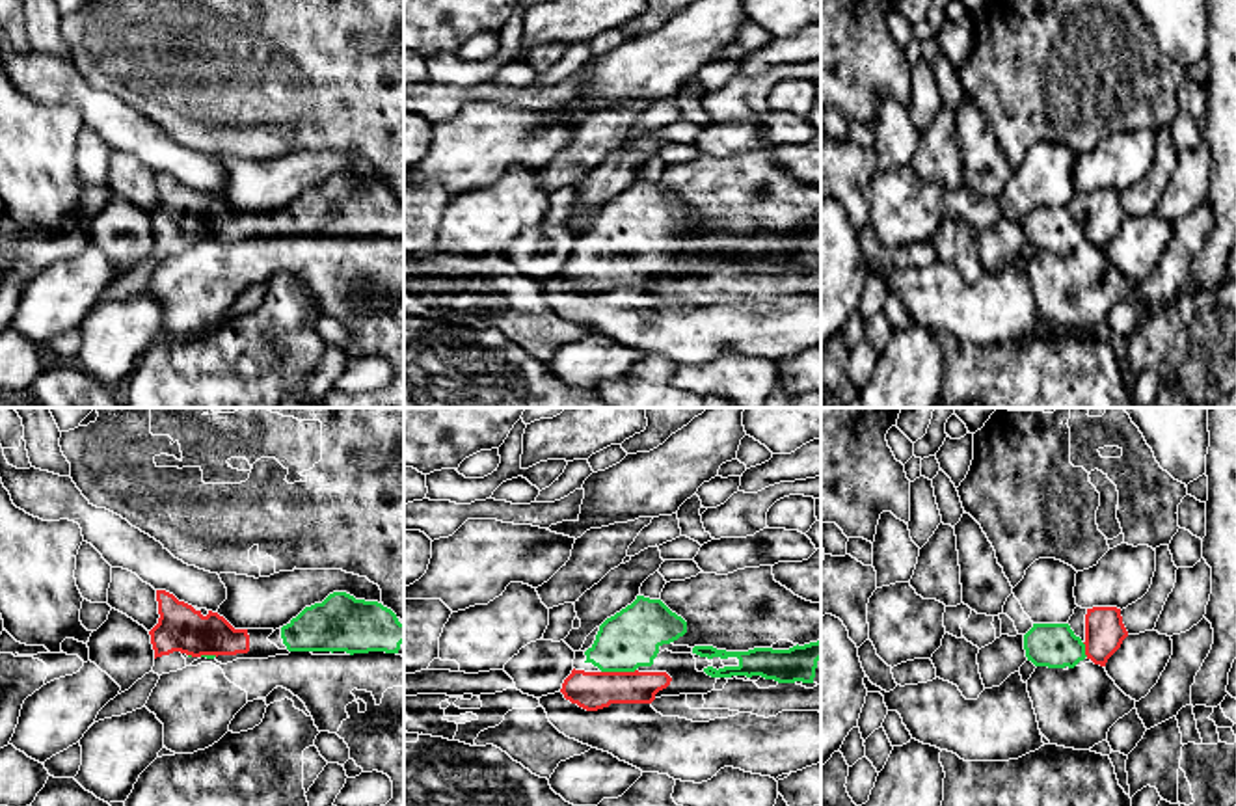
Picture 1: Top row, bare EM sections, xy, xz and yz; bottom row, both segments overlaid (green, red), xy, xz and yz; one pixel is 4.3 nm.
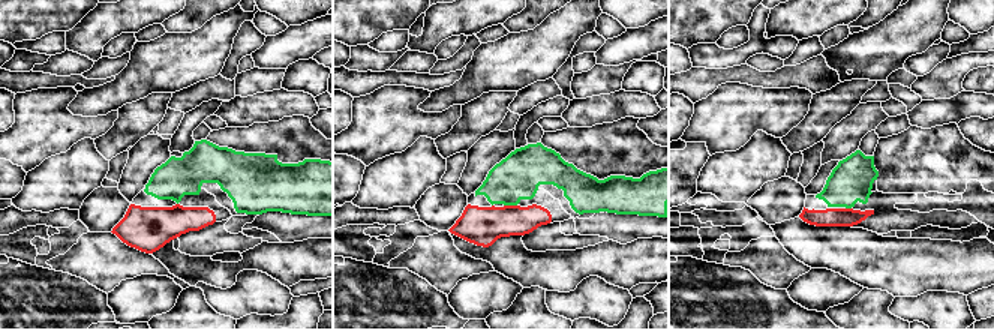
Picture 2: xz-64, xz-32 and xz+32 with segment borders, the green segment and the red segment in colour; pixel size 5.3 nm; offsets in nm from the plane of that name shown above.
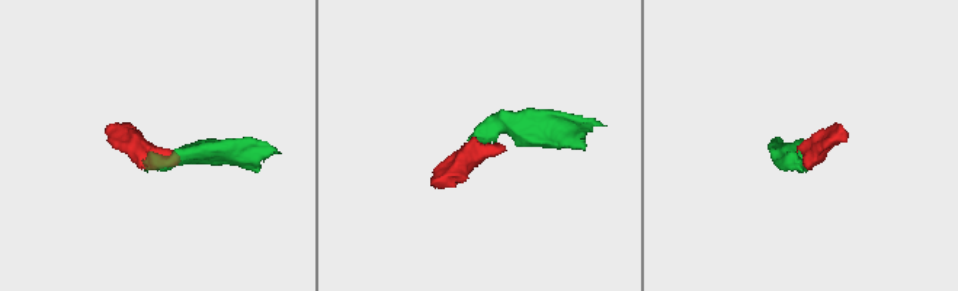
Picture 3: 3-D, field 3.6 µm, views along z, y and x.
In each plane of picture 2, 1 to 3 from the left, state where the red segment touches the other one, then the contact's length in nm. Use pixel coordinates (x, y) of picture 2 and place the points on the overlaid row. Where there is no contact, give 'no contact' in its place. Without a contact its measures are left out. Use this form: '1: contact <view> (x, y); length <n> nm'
1: no contact
2: contact xz-32 (510, 204); length 70 nm
3: contact xz+32 (849, 207); length 30 nm

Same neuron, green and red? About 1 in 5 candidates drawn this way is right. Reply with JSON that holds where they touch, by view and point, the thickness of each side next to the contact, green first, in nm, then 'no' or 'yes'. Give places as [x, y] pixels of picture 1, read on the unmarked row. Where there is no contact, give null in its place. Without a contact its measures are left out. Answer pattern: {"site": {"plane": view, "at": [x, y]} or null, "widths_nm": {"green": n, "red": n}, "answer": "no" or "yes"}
{"site": {"plane": "xz", "at": [618, 254]}, "widths_nm": {"green": 260, "red": 170}, "answer": "yes"}

